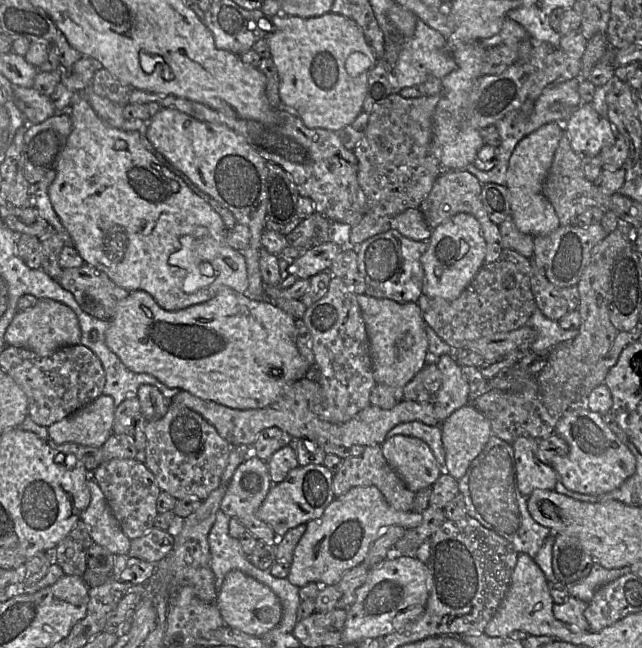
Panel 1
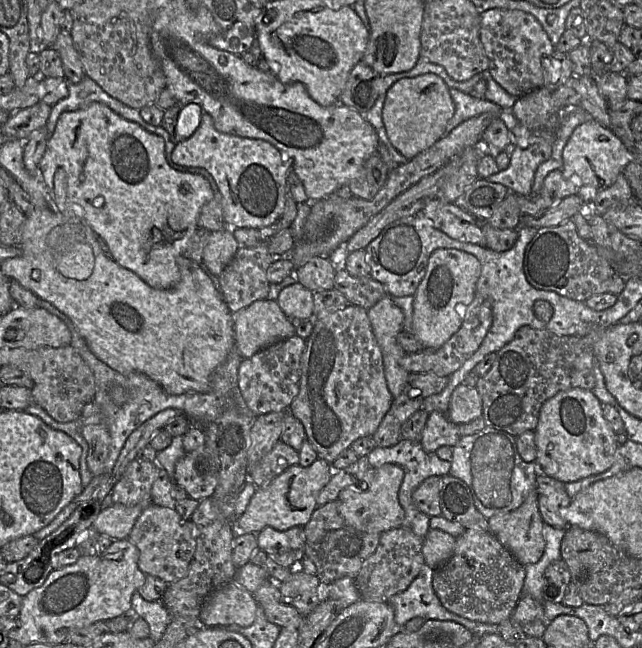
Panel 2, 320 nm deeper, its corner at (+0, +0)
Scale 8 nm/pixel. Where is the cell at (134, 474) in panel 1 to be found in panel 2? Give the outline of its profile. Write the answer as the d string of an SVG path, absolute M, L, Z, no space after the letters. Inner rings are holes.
M136 459L130 462L110 492L112 504L149 507L152 485L160 469L156 462Z

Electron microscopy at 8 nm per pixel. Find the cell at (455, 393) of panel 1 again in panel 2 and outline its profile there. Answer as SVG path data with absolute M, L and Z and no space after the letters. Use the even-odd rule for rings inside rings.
M433 411L422 432L421 445L427 452L435 452L441 446L454 447L461 435L458 425L451 422L443 413Z

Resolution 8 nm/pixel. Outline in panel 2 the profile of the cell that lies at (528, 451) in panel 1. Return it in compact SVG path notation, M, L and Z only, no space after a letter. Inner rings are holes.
M541 474L536 477L536 492L543 522L566 530L568 525L562 518L561 510L567 508L572 499L567 494L565 484Z

